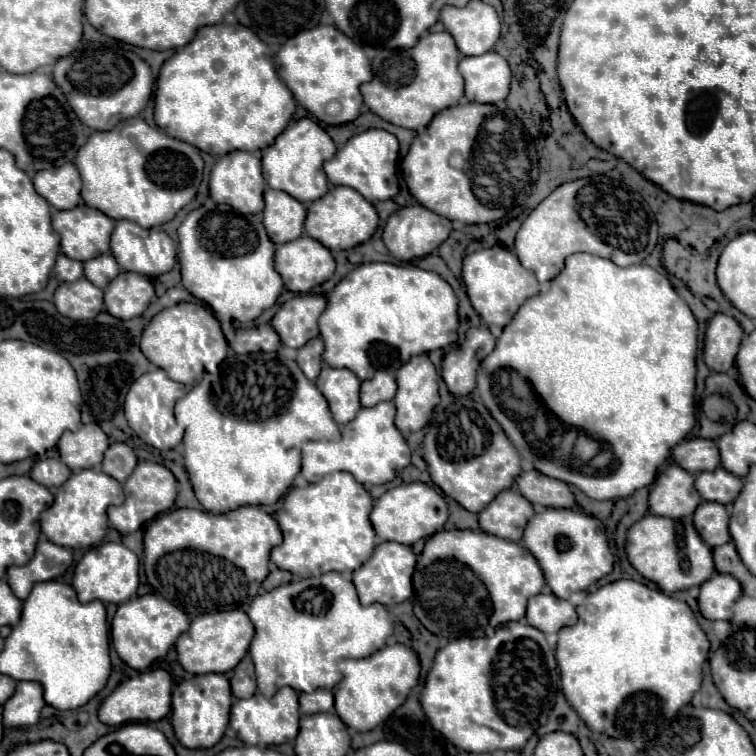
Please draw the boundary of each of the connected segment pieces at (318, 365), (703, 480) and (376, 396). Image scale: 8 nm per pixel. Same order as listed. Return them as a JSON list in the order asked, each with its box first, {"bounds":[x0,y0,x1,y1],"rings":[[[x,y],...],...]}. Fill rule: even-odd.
[{"bounds":[296,338,324,380],"rings":[[[314,338],[298,350],[296,364],[300,364],[300,368],[308,376],[308,380],[316,380],[316,376],[320,374],[320,370],[322,370],[322,352],[324,352],[322,338]]]},{"bounds":[696,466,742,504],"rings":[[[718,466],[712,472],[700,472],[696,476],[696,490],[708,502],[728,504],[740,494],[740,488],[742,488],[742,480],[726,472],[722,466]]]},{"bounds":[360,372,396,406],"rings":[[[376,372],[372,380],[364,380],[360,386],[360,404],[376,406],[378,402],[392,400],[396,396],[396,380],[388,372]]]}]

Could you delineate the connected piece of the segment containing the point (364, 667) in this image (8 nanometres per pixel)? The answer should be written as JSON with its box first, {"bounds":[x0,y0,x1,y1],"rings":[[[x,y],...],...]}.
{"bounds":[334,644,420,732],"rings":[[[392,644],[384,646],[380,652],[368,658],[342,660],[340,672],[344,674],[344,678],[334,688],[334,710],[346,726],[358,732],[368,732],[384,722],[398,706],[402,706],[408,692],[418,682],[420,662],[414,650],[402,644]]]}

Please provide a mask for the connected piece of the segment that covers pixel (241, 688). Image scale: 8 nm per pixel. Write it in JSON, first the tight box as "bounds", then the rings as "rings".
{"bounds":[230,658,256,698],"rings":[[[244,658],[238,664],[234,676],[230,678],[230,684],[232,684],[232,694],[236,698],[250,698],[256,692],[256,678],[254,678],[254,668],[250,658]]]}

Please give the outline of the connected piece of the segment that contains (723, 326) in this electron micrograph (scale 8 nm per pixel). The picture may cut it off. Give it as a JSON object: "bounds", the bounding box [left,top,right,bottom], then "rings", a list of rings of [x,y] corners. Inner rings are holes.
{"bounds":[704,314,742,372],"rings":[[[714,314],[704,336],[704,362],[714,372],[728,372],[734,366],[742,340],[740,324],[726,314]]]}

